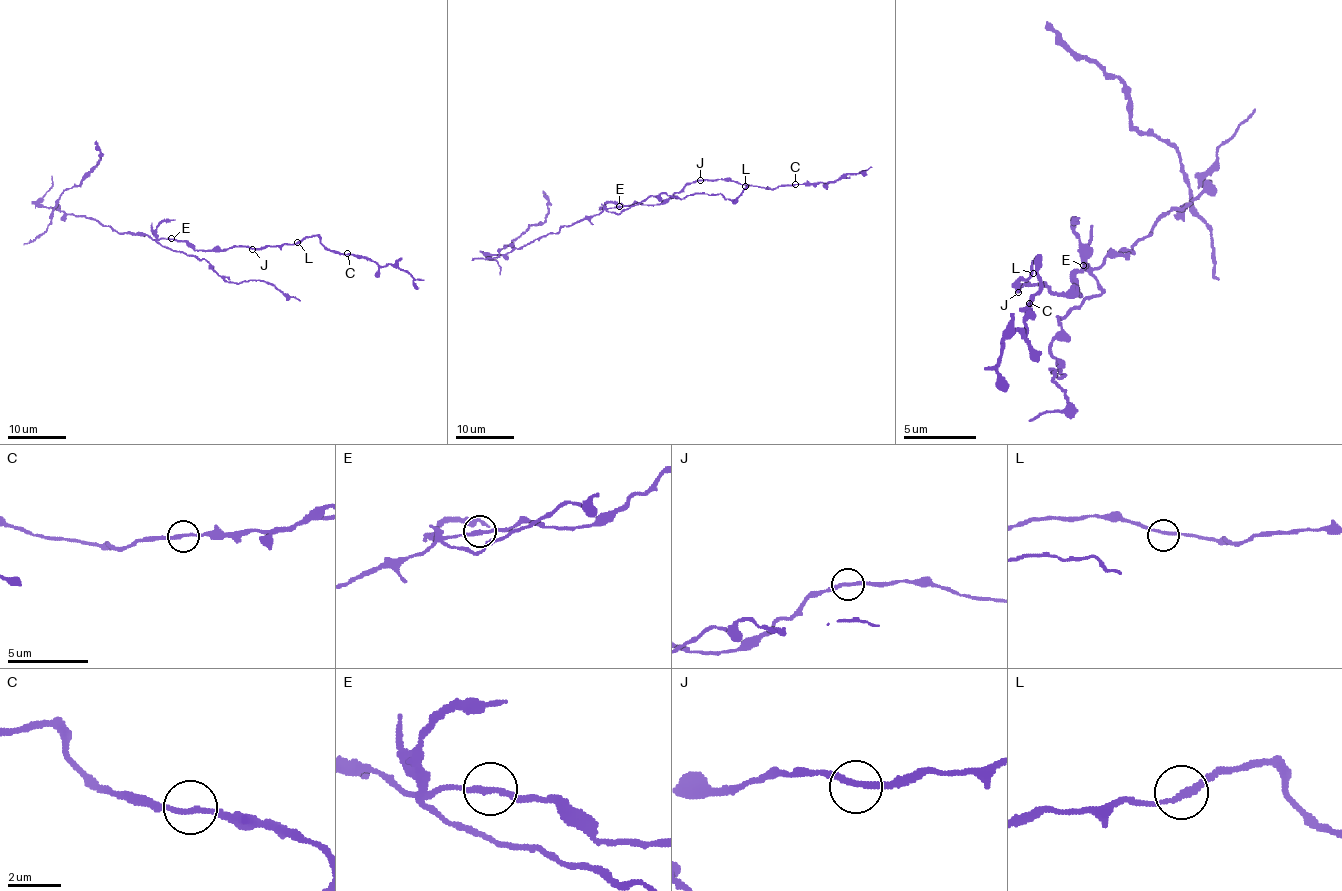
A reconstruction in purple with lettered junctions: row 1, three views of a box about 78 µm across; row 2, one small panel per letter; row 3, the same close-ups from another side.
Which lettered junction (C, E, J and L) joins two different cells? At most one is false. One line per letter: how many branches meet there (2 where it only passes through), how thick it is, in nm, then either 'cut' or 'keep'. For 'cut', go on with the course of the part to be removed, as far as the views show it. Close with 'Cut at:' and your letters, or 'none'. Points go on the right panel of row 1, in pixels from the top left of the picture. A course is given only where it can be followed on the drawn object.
C: 2 branches meet; 190 nm thick; keep
E: 2 branches meet; 200 nm thick; cut; foreign part runs (1084, 266), (1131, 252), (1172, 208), (1204, 189), (1190, 186), (1168, 142), (1131, 124), (1131, 94), (1044, 25)
J: 2 branches meet; 200 nm thick; keep
L: 2 branches meet; 200 nm thick; keep
Cut at: E

